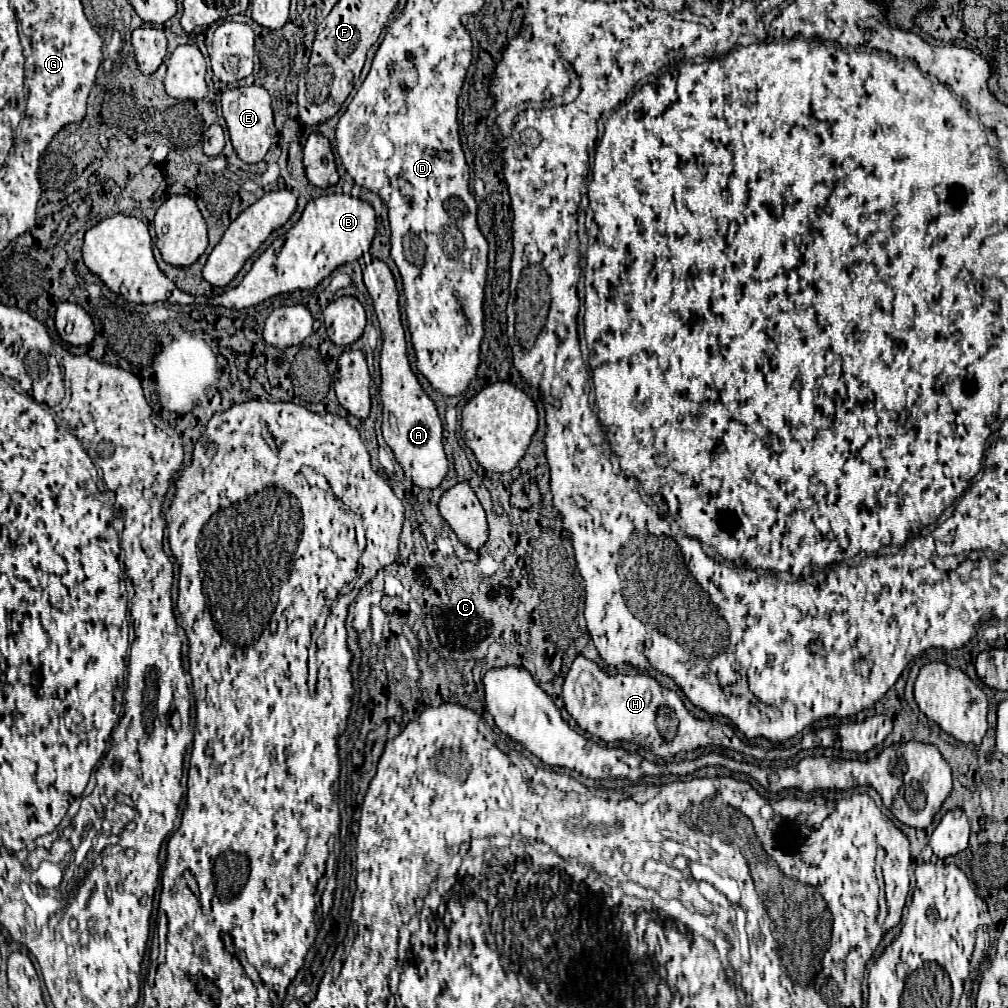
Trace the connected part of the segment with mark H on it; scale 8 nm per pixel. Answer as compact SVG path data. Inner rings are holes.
M576 656L566 672L562 684L562 698L568 714L578 722L578 726L604 742L636 742L654 754L666 758L682 750L696 750L700 746L724 746L744 750L744 742L736 736L730 726L722 726L718 720L698 720L682 704L680 696L664 686L660 686L648 674L606 674L596 662ZM658 718L658 728L656 728Z

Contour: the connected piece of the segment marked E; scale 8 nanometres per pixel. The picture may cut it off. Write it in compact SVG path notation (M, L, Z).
M238 86L232 90L226 90L222 94L222 114L230 132L232 146L240 160L246 164L256 164L260 162L268 148L272 146L272 140L276 136L274 128L274 116L272 116L272 106L270 106L270 94L262 86Z

